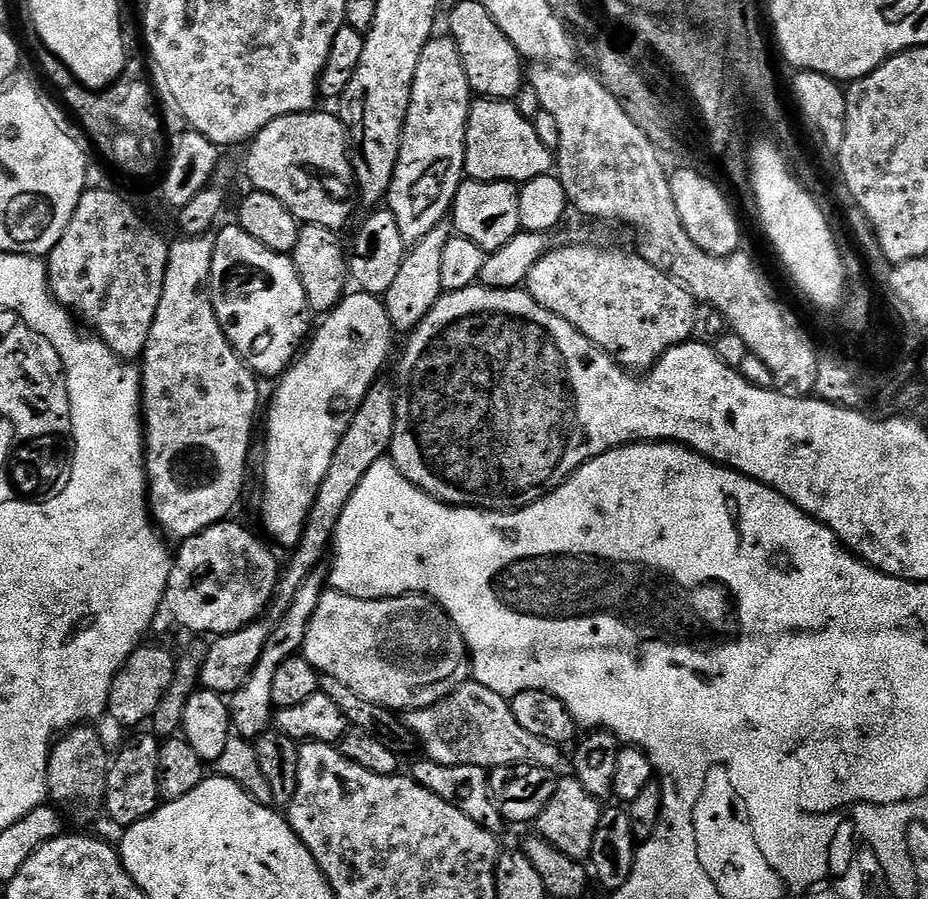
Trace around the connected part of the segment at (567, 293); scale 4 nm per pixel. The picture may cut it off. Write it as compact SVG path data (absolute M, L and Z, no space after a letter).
M568 244L565 248L549 247L544 256L538 258L538 262L534 262L534 266L528 271L526 290L534 298L534 302L538 302L538 306L546 306L546 310L550 310L550 314L558 314L558 318L566 318L566 322L570 322L570 326L574 326L586 338L590 338L590 342L597 344L621 368L625 370L647 370L657 360L660 360L662 354L669 352L675 344L683 344L692 336L698 301L671 276L667 276L662 270L658 270L654 266L650 266L650 262L646 262L643 256L635 251L632 252L607 252L606 249L595 248L592 244Z

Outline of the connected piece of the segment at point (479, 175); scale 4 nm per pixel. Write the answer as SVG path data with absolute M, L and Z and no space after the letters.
M491 98L473 99L464 143L464 171L471 179L523 182L547 176L553 168L553 149L542 146L538 130L534 130L530 120L518 114L515 103Z

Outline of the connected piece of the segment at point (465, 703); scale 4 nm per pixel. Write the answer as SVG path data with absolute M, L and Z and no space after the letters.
M467 683L441 695L430 707L407 713L407 728L419 747L424 747L427 759L442 766L478 766L485 770L511 764L559 769L561 745L546 742L546 738L537 738L530 730L518 726L518 718L514 718L512 705L505 697L481 684Z

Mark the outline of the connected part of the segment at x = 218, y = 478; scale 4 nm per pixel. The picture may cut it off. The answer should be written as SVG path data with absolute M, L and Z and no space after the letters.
M207 235L190 236L172 240L168 250L168 265L162 286L162 298L158 302L158 314L154 314L154 326L144 347L140 369L140 406L144 430L144 463L148 469L148 491L152 519L169 541L183 542L194 534L206 530L211 524L227 521L244 492L244 475L248 472L248 451L252 448L252 423L256 420L256 407L260 404L260 388L256 373L244 365L244 359L230 346L218 318L214 314L212 297L206 291L212 274L212 240Z

